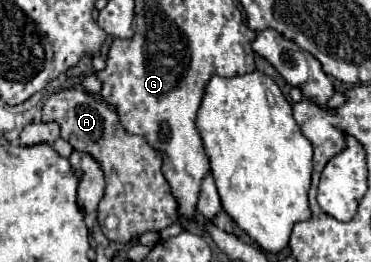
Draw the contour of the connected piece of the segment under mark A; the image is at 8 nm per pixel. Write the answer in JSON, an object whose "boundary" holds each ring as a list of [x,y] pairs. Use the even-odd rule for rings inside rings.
{"boundary":[[[76,88],[56,92],[44,100],[42,120],[58,122],[62,138],[66,138],[76,150],[90,152],[100,162],[106,178],[106,192],[98,206],[98,222],[102,224],[106,238],[128,244],[144,232],[160,232],[178,222],[178,204],[160,170],[162,156],[154,152],[142,136],[130,136],[122,128],[116,110],[100,96]],[[108,216],[118,218],[118,226],[114,230],[106,230],[104,226]]]}

